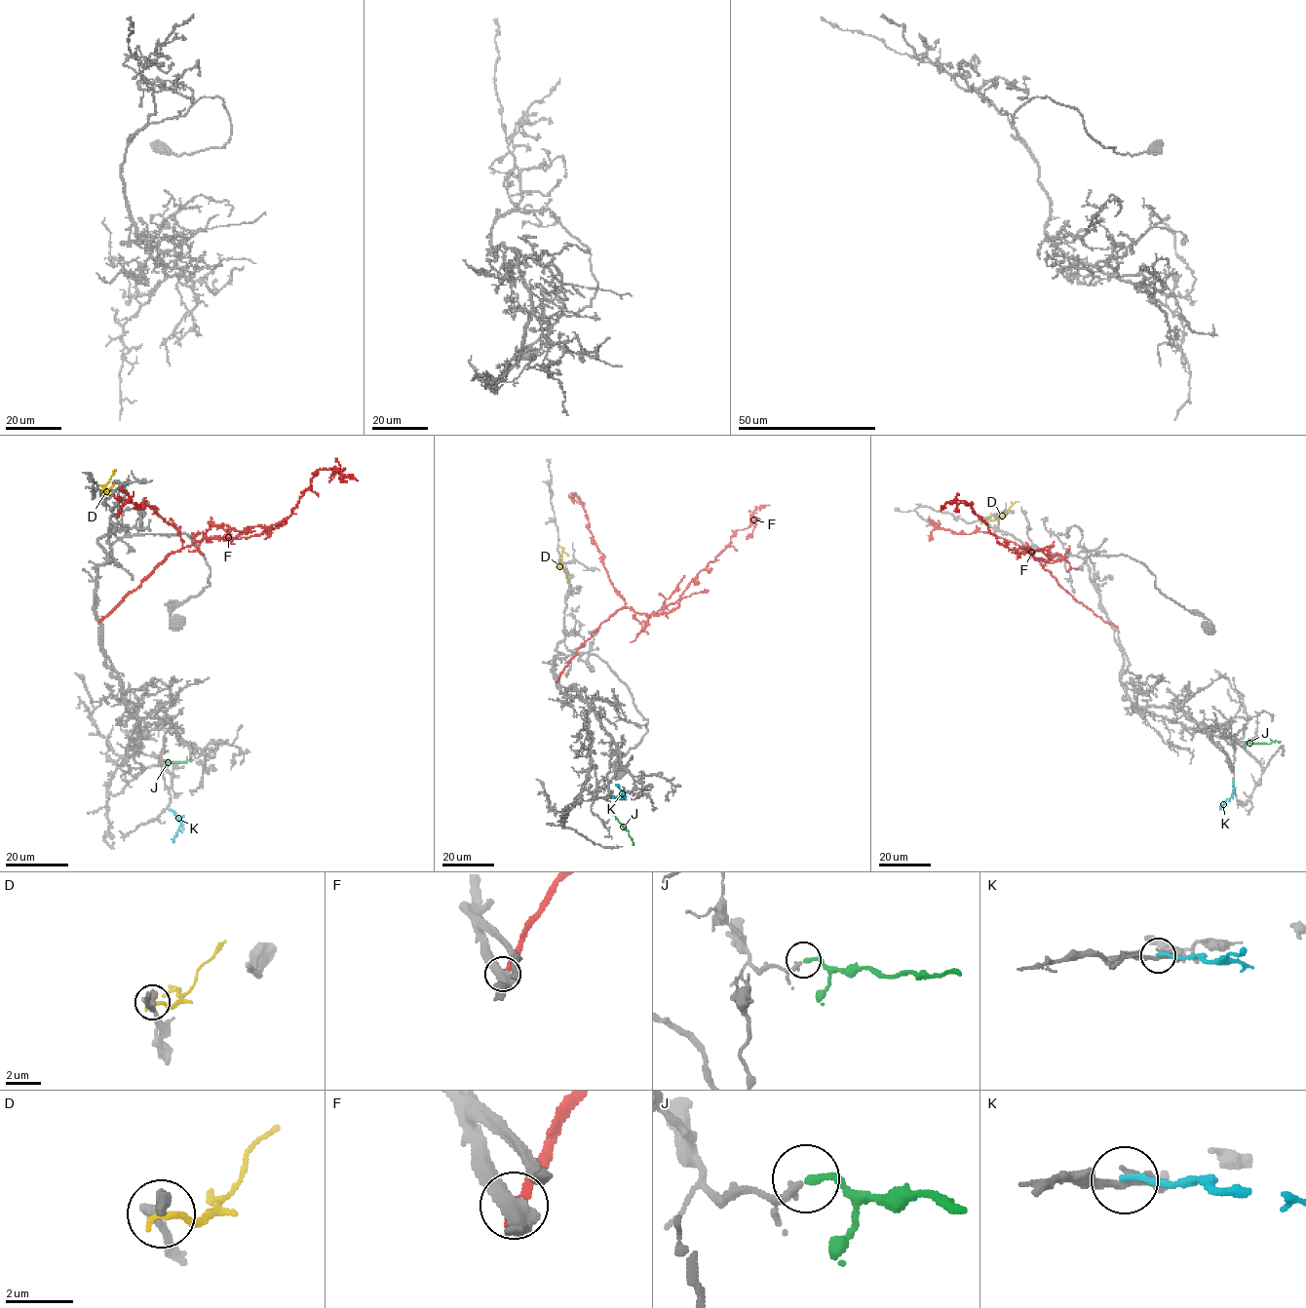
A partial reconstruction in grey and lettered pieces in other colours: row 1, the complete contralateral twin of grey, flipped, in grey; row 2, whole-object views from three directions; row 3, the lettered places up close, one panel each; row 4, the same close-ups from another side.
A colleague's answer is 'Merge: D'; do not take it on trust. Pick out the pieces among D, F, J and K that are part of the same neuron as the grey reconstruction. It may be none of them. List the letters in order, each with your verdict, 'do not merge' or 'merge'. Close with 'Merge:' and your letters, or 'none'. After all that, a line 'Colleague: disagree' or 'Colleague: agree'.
D: do not merge
F: do not merge
J: merge
K: do not merge
Merge: J
Colleague: disagree

